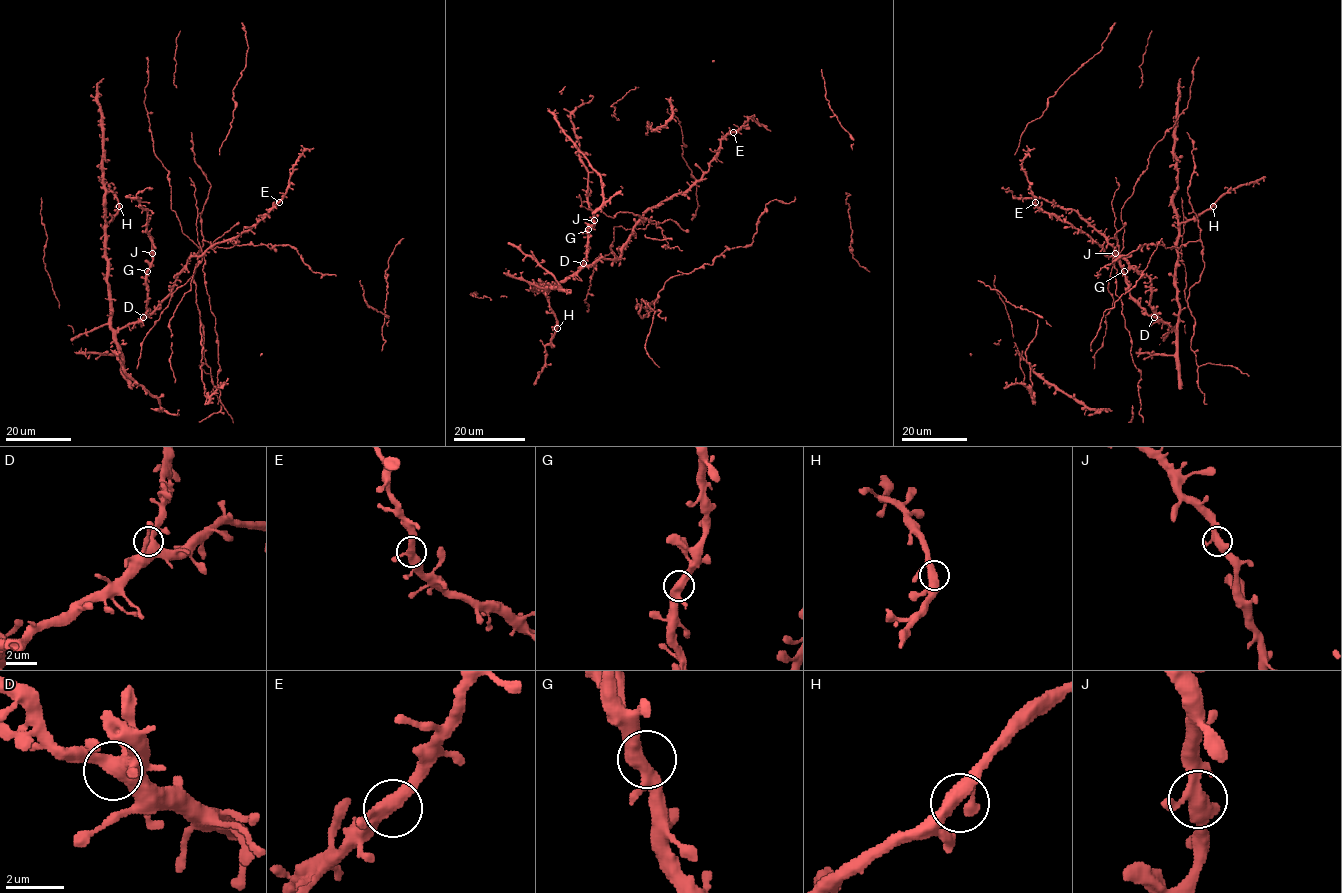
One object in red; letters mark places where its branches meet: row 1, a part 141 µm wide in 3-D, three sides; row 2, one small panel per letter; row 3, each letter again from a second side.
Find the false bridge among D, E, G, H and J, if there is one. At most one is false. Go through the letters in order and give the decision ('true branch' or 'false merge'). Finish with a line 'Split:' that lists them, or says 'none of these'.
D: true branch
E: true branch
G: true branch
H: true branch
J: true branch
Split: none of these

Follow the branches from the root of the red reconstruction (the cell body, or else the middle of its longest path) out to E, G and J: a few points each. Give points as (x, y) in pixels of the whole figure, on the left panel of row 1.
E: (215, 241), (203, 253), (196, 254), (201, 255), (215, 244), (246, 232), (279, 202)
G: (215, 241), (203, 253), (189, 259), (179, 272), (172, 291), (145, 316), (147, 271)
J: (215, 241), (203, 253), (189, 259), (179, 272), (172, 291), (145, 316), (146, 272), (153, 253)

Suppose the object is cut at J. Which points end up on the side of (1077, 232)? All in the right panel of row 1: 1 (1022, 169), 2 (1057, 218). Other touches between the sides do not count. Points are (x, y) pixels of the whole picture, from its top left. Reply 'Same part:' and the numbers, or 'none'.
Same part: 1, 2

